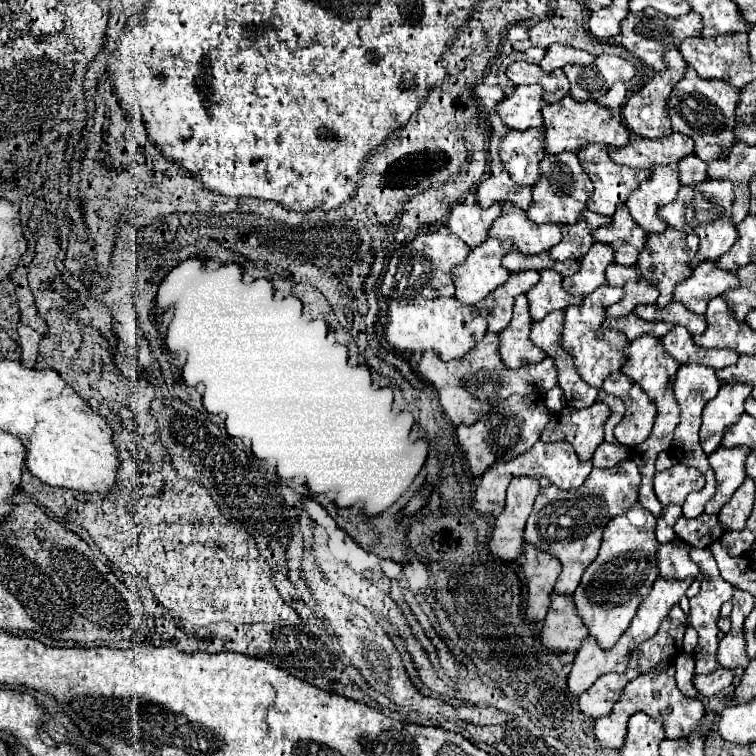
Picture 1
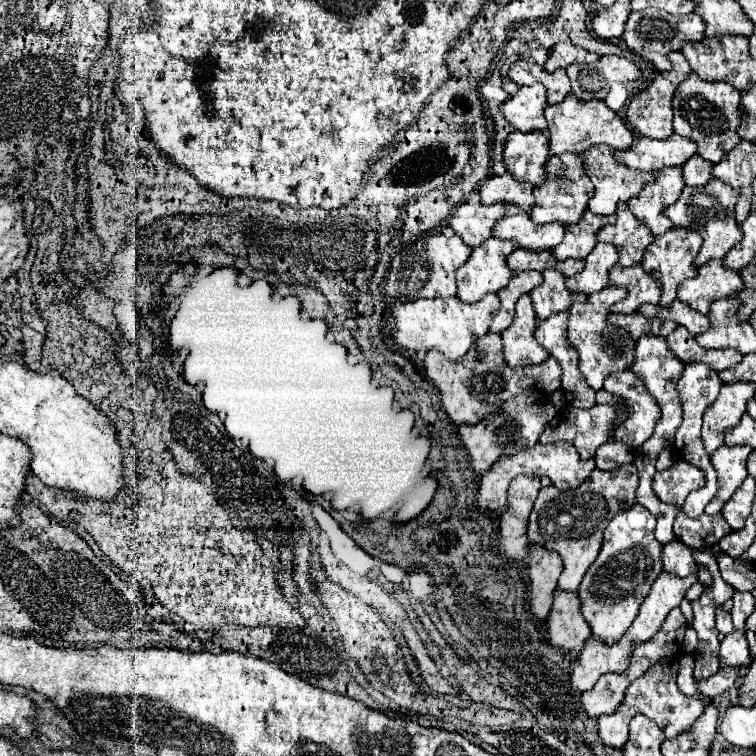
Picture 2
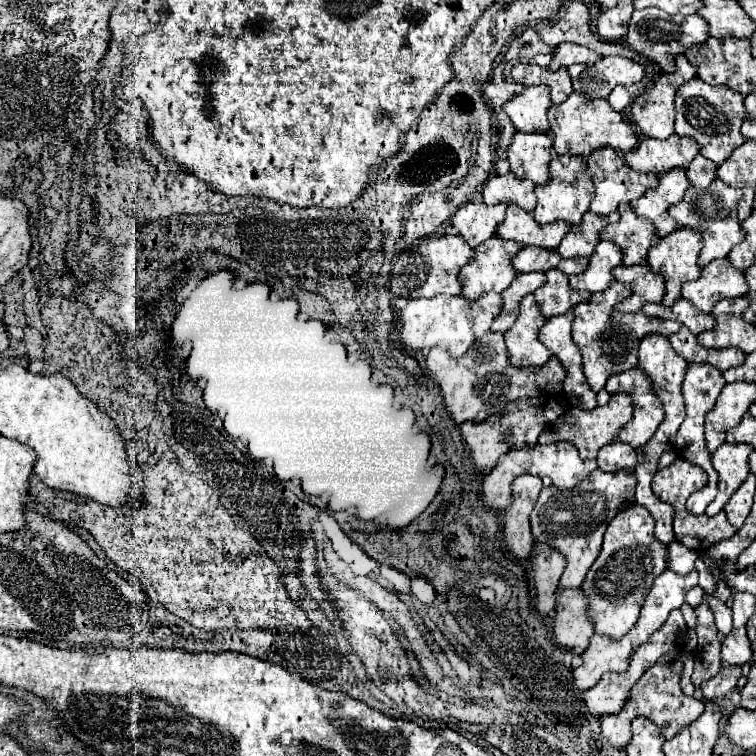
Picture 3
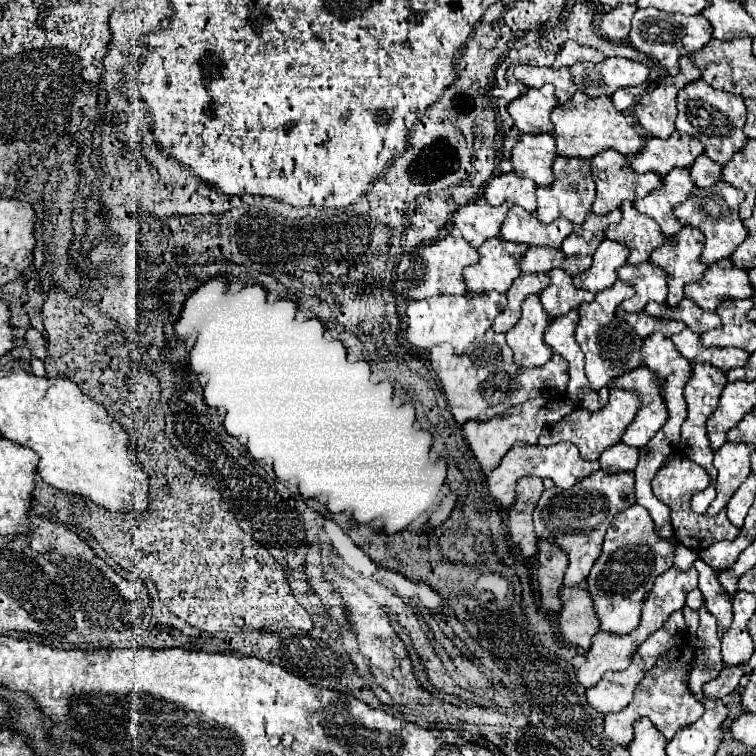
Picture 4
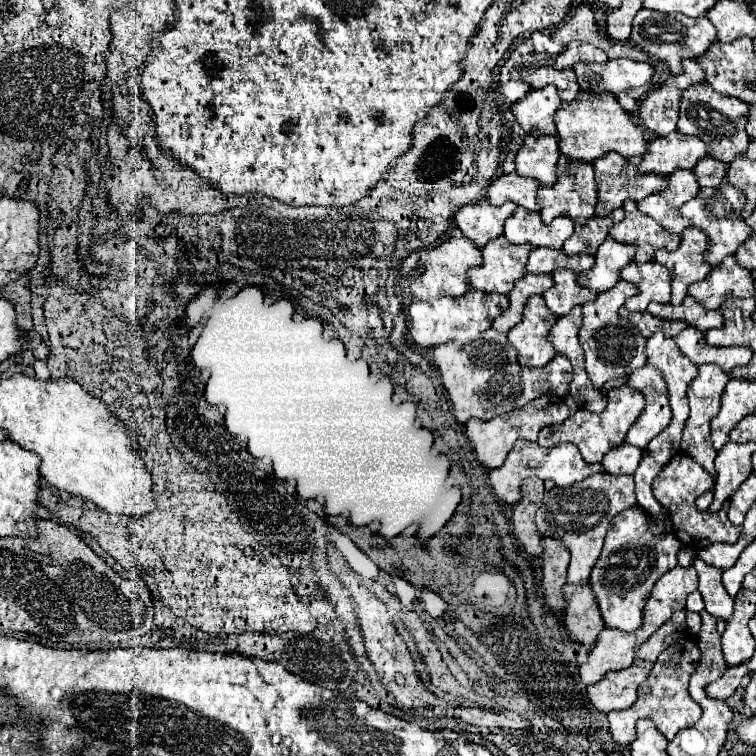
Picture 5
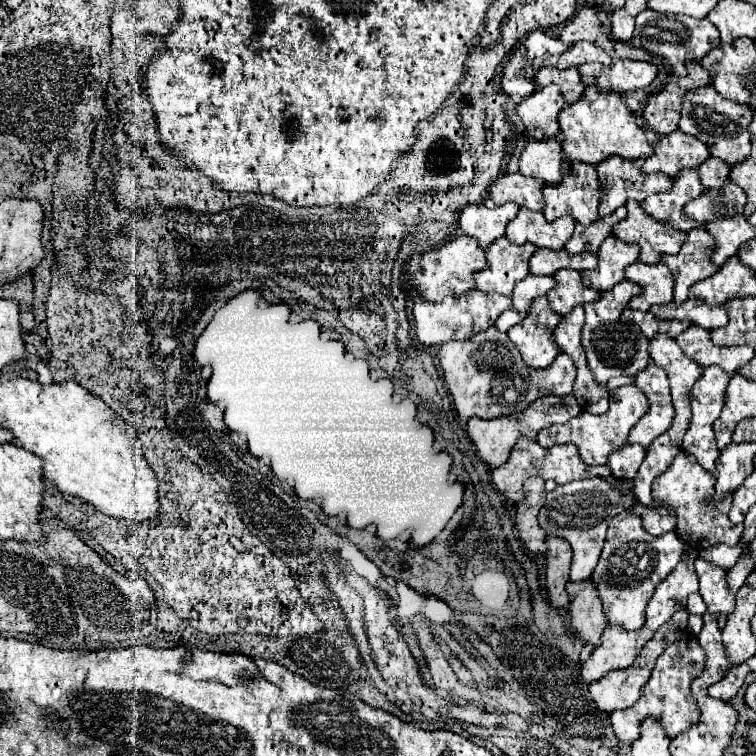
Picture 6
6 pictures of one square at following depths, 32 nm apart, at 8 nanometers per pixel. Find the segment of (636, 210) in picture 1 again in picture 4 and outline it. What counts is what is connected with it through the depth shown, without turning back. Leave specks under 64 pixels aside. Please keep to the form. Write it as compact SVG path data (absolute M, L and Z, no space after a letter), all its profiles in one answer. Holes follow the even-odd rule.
M674 168L672 172L668 172L664 176L662 186L656 188L654 192L650 192L648 196L636 200L634 208L640 214L652 218L660 226L664 236L672 236L684 226L672 216L672 208L676 204L680 204L682 200L686 200L688 192L692 192L692 188L696 188L696 186L692 184L688 170L686 168Z

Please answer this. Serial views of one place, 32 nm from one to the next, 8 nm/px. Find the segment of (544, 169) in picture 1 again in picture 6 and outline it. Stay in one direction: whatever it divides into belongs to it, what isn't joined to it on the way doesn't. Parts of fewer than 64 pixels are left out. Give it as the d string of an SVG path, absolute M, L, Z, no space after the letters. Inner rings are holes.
M564 158L560 184L552 186L552 188L542 188L542 196L544 196L544 204L546 204L542 214L548 222L570 214L576 222L590 224L592 220L598 218L598 204L600 204L600 196L602 196L596 168L592 164L586 164L586 162L576 162L576 160Z

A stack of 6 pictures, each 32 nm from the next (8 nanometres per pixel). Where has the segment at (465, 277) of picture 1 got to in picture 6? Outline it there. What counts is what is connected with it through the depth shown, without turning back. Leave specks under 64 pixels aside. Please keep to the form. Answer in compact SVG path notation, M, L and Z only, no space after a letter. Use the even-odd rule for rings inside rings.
M506 238L494 240L486 248L486 268L472 274L476 288L510 296L514 284L528 274L528 256L534 250L536 246L532 244L516 246Z

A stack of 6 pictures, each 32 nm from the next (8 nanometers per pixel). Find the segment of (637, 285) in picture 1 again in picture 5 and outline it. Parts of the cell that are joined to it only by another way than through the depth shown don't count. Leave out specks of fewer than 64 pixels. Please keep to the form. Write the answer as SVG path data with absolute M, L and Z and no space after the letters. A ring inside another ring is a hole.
M656 262L628 264L620 270L620 278L638 288L638 294L624 304L628 312L644 312L650 302L668 304L670 300L670 272Z

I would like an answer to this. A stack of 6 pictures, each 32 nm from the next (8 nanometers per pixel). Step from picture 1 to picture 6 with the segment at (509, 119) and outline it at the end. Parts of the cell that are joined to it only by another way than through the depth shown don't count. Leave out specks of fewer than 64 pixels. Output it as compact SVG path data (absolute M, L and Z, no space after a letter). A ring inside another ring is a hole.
M552 84L542 90L536 90L528 98L524 98L516 106L516 112L518 112L520 120L524 122L528 136L542 140L542 138L558 134L556 116L560 112L560 108L564 108L564 104L566 102L560 96L560 90Z

